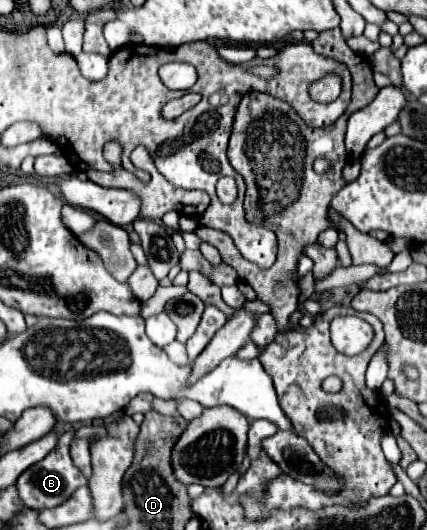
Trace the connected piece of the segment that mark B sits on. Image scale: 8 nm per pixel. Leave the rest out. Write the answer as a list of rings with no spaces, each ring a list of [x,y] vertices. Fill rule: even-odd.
[[[65,432],[59,438],[59,444],[55,446],[55,450],[51,450],[41,462],[33,464],[31,468],[27,468],[19,480],[17,480],[17,490],[19,490],[19,498],[21,502],[31,508],[31,510],[45,510],[45,508],[55,508],[63,502],[67,502],[71,498],[71,494],[79,488],[87,484],[87,478],[77,470],[77,466],[73,466],[73,460],[69,456],[69,444],[73,440],[73,432]]]

